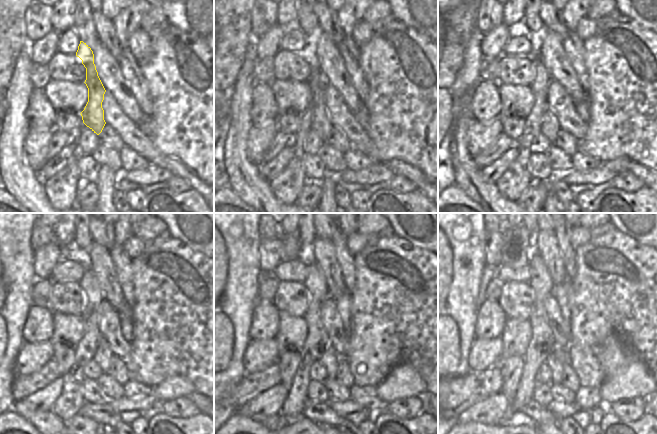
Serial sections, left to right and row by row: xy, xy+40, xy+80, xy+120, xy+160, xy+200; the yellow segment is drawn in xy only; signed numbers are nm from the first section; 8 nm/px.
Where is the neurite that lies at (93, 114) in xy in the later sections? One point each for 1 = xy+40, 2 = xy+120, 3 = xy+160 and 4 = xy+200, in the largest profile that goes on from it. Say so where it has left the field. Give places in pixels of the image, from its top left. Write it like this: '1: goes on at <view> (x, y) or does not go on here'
1: goes on at xy+40 (321, 123)
2: goes on at xy+120 (103, 354)
3: goes on at xy+160 (329, 358)
4: goes on at xy+200 (555, 365)

